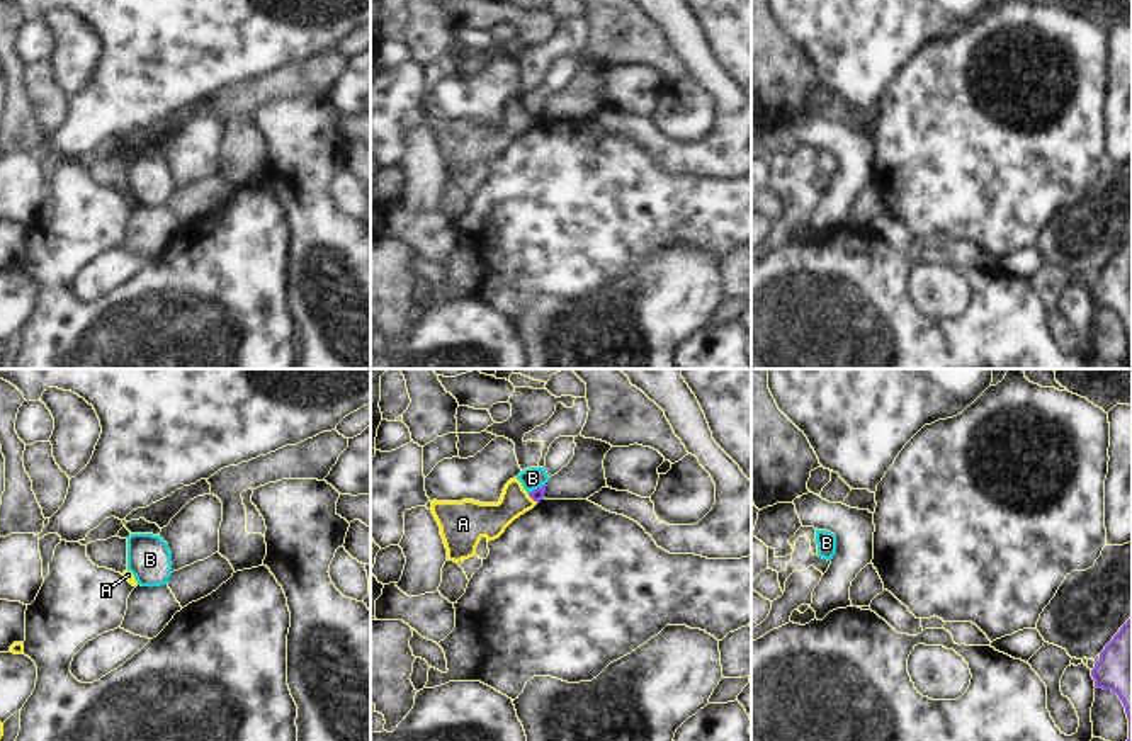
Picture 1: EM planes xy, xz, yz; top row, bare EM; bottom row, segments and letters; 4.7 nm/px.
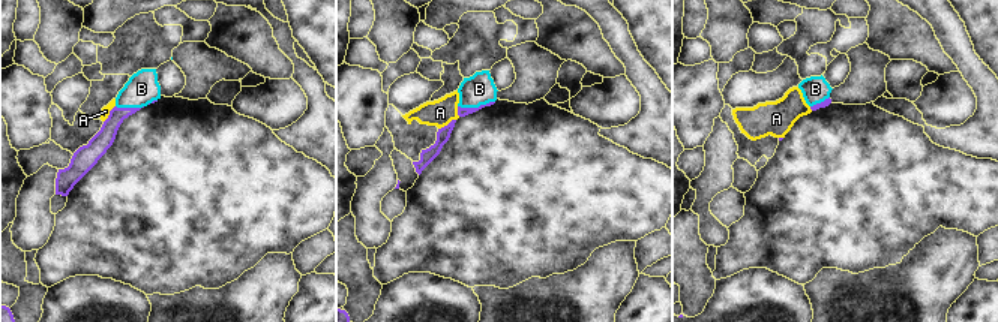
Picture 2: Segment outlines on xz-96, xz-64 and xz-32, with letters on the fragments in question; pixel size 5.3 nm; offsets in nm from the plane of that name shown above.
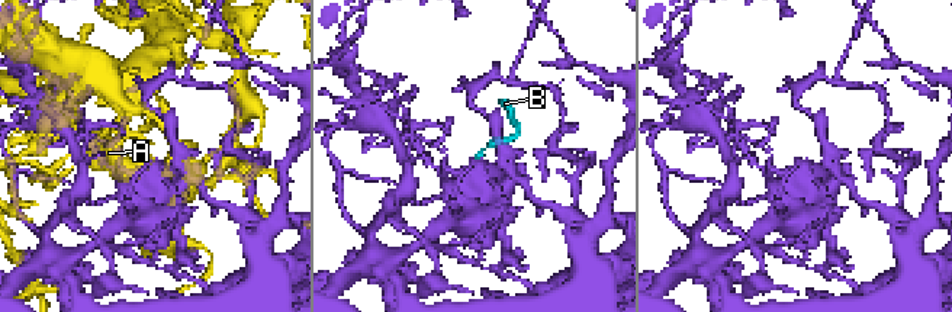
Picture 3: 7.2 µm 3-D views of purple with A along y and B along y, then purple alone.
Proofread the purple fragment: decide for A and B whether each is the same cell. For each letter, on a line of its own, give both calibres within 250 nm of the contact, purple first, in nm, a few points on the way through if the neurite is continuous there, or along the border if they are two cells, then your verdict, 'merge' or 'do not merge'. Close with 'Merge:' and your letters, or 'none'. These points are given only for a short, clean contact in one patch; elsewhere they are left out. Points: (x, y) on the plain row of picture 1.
A: calibres 60 and 160 nm; do not merge
B: calibres 60 and 100 nm; way xz (536, 114), (537, 107), (532, 97); merge
Merge: B

